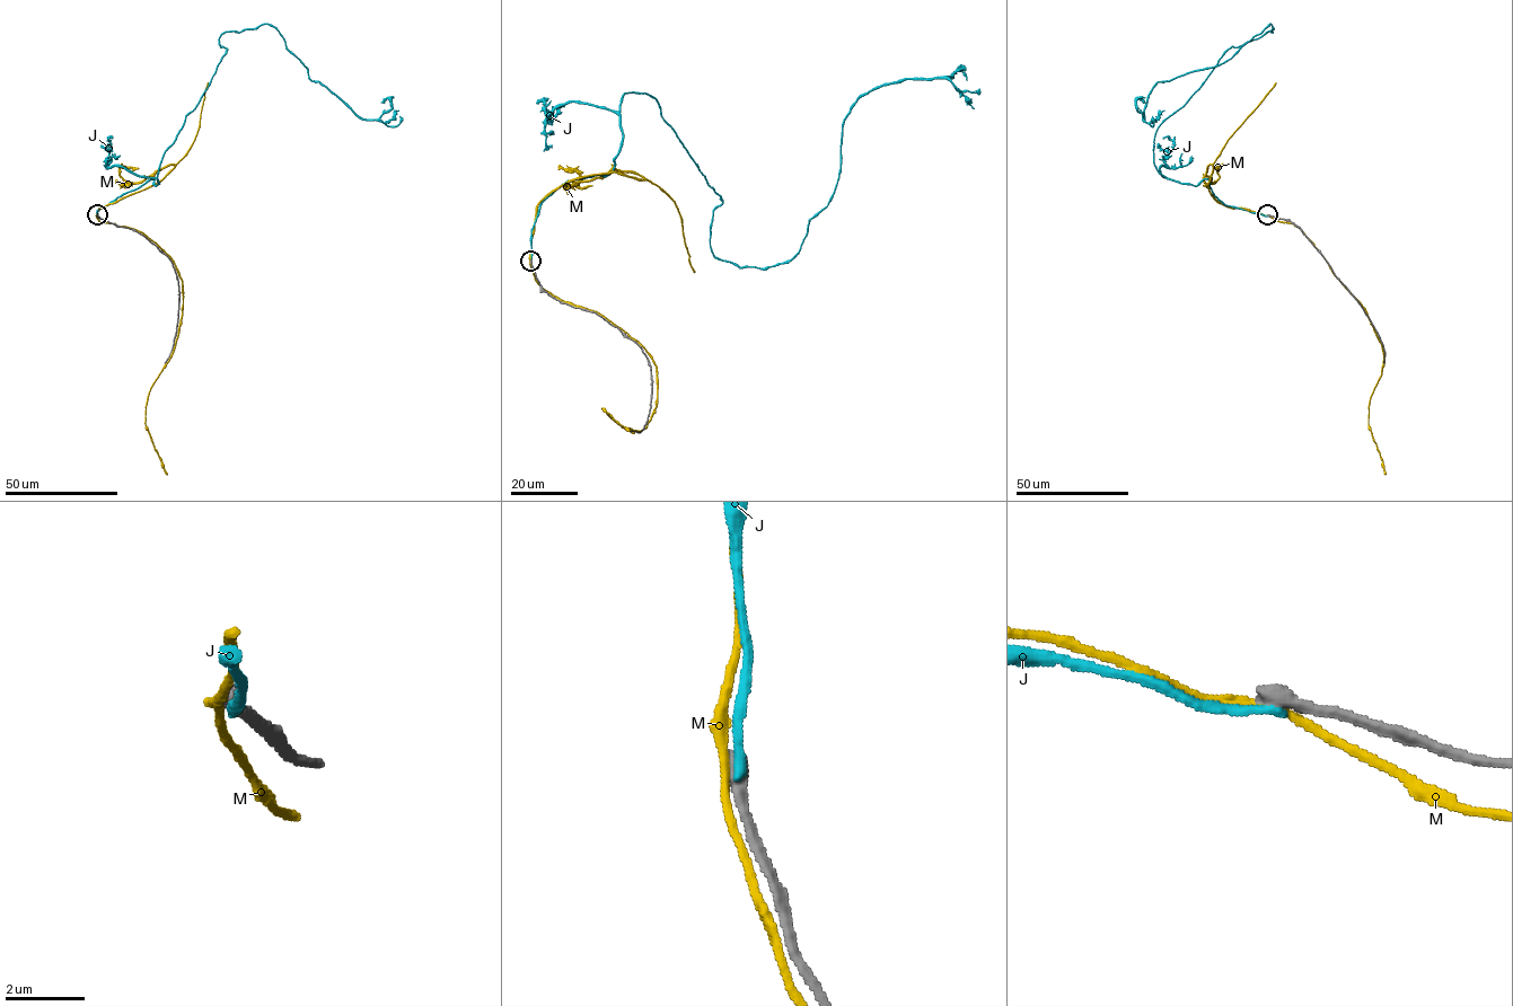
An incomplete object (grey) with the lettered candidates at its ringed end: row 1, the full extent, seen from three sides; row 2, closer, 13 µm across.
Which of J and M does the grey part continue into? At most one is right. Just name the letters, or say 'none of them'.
none of them

